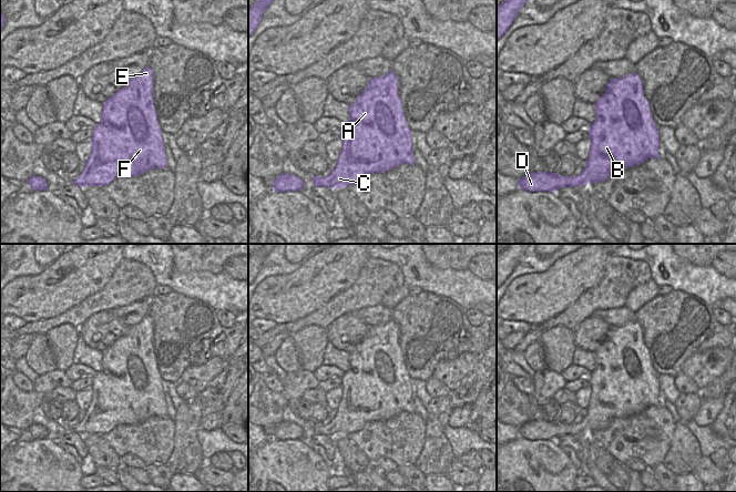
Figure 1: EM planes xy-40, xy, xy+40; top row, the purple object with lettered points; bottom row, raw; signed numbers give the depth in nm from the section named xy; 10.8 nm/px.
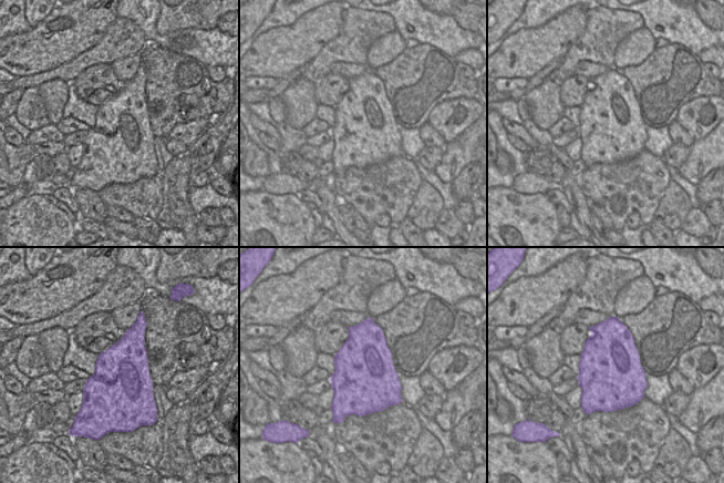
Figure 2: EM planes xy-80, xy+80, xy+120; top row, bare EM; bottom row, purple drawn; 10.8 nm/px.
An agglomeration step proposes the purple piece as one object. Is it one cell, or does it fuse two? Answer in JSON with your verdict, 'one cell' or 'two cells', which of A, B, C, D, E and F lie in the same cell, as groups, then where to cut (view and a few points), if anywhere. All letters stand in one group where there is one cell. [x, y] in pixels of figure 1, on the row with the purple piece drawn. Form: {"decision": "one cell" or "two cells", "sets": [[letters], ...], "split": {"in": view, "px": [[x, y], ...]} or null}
{"decision": "one cell", "sets": [["A", "B", "C", "D", "E", "F"]], "split": null}

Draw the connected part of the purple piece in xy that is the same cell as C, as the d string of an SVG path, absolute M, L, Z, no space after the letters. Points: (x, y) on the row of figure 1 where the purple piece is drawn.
M390 71L384 76L369 79L368 86L356 98L356 101L349 105L349 121L340 130L340 140L343 148L336 162L335 170L326 177L314 176L314 187L347 187L360 183L370 173L385 173L400 164L415 164L413 145L411 143L411 130L409 129L402 104L398 95L398 76Z

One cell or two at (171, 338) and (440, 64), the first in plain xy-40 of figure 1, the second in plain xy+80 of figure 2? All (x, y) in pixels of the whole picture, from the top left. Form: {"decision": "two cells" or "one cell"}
{"decision": "one cell"}

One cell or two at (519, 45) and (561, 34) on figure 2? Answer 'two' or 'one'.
one

